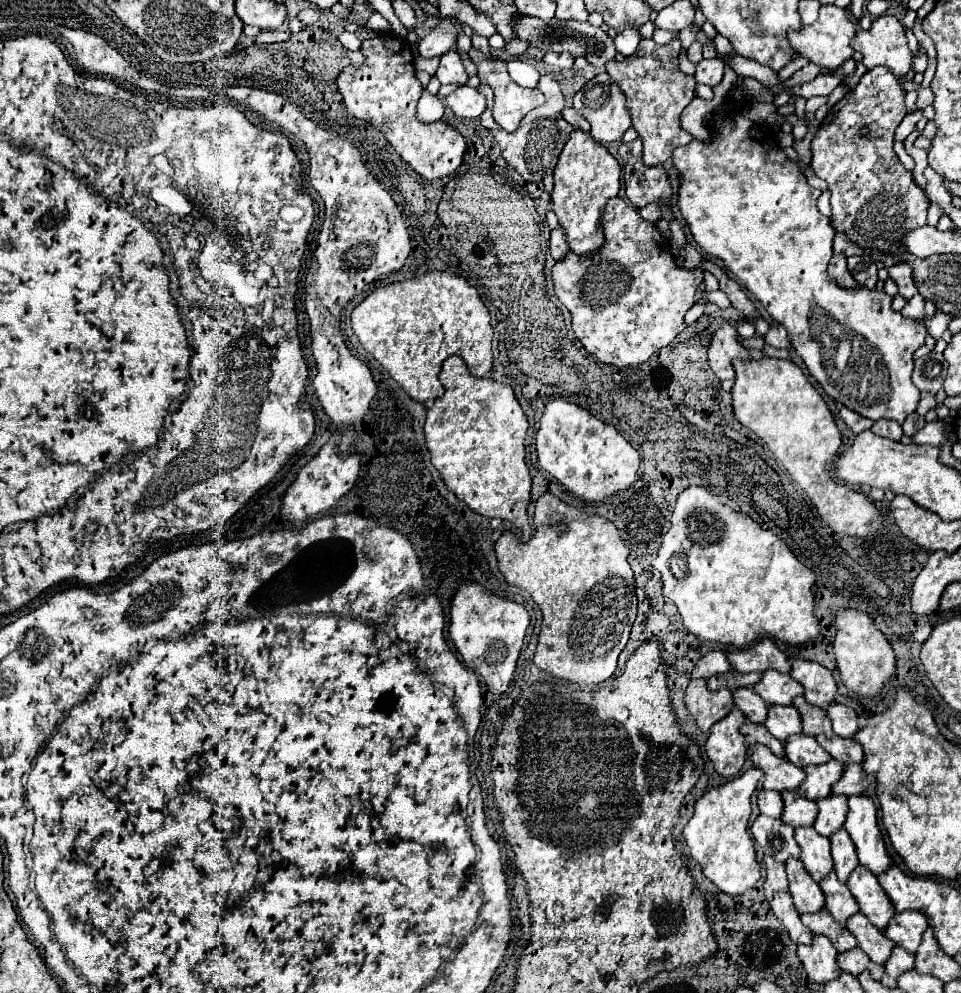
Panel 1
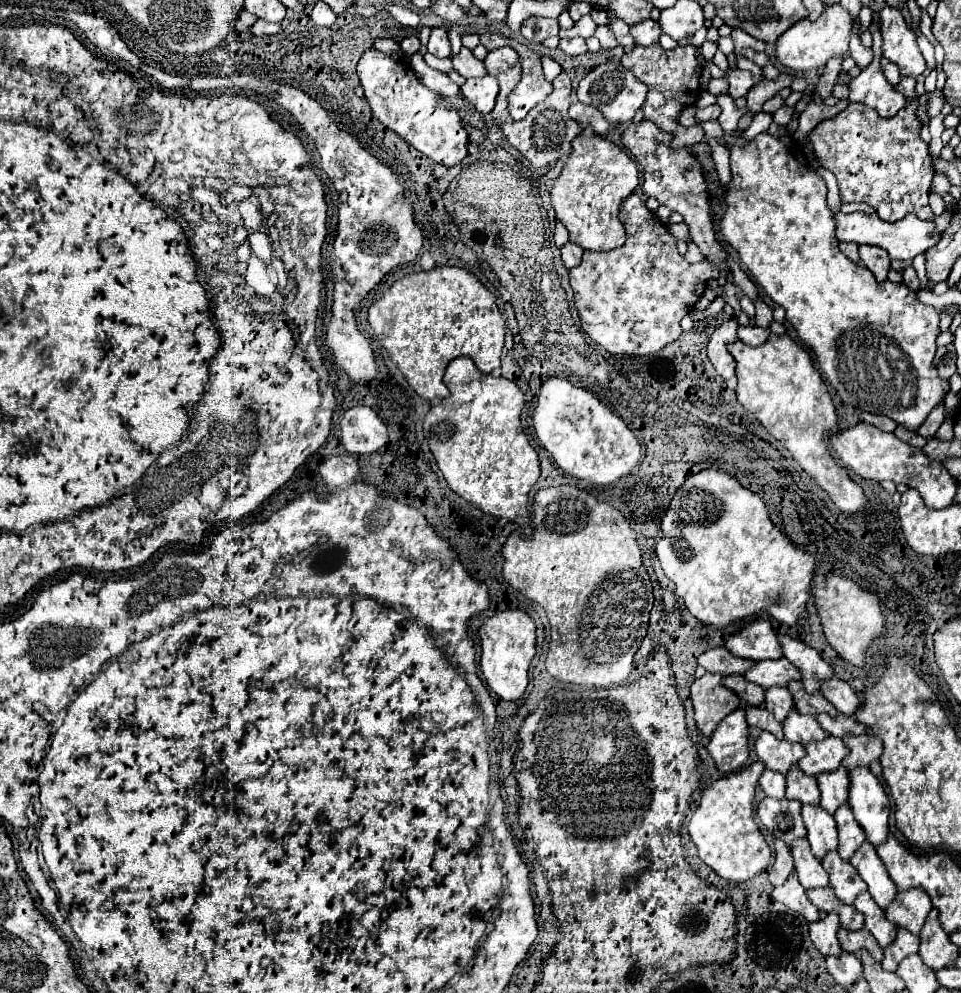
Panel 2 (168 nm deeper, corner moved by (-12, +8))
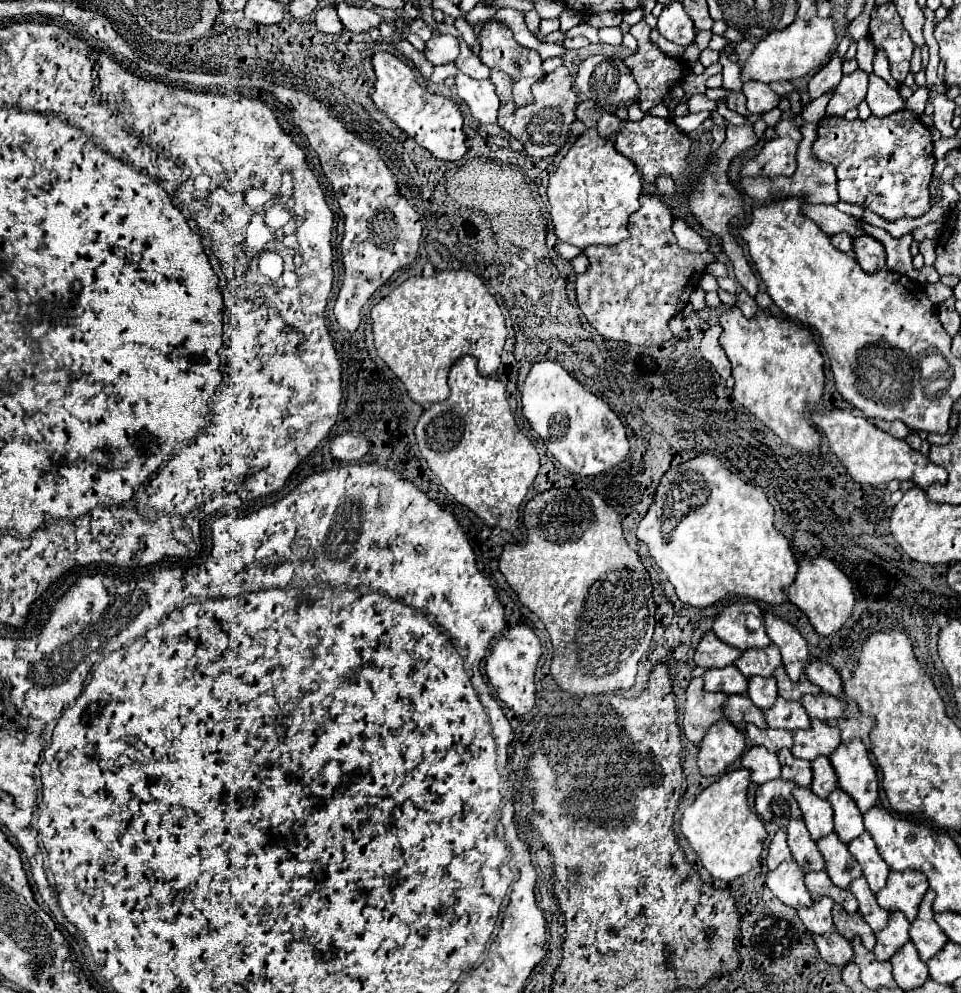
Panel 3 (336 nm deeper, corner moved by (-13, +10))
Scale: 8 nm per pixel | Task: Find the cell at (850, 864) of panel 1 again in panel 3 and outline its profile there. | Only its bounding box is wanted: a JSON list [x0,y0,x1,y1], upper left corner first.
[828,787,864,843]

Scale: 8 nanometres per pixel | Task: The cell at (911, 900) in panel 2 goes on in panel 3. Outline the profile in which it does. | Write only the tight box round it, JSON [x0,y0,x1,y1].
[876,871,928,921]

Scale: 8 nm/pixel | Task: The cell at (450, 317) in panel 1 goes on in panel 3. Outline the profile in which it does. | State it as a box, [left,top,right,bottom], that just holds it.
[372,271,506,407]

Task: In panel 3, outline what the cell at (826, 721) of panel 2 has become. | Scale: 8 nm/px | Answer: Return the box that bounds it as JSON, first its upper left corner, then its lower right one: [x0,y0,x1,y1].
[800,693,846,721]

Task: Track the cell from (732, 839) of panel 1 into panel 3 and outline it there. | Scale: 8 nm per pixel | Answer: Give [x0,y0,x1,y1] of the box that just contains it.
[680,769,768,879]

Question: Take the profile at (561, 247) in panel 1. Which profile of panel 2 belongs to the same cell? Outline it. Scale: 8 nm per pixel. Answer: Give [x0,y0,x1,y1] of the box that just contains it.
[561,243,583,269]

